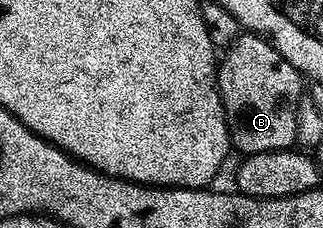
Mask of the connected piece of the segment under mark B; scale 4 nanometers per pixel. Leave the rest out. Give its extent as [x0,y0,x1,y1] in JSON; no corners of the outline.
[217,31,305,156]

